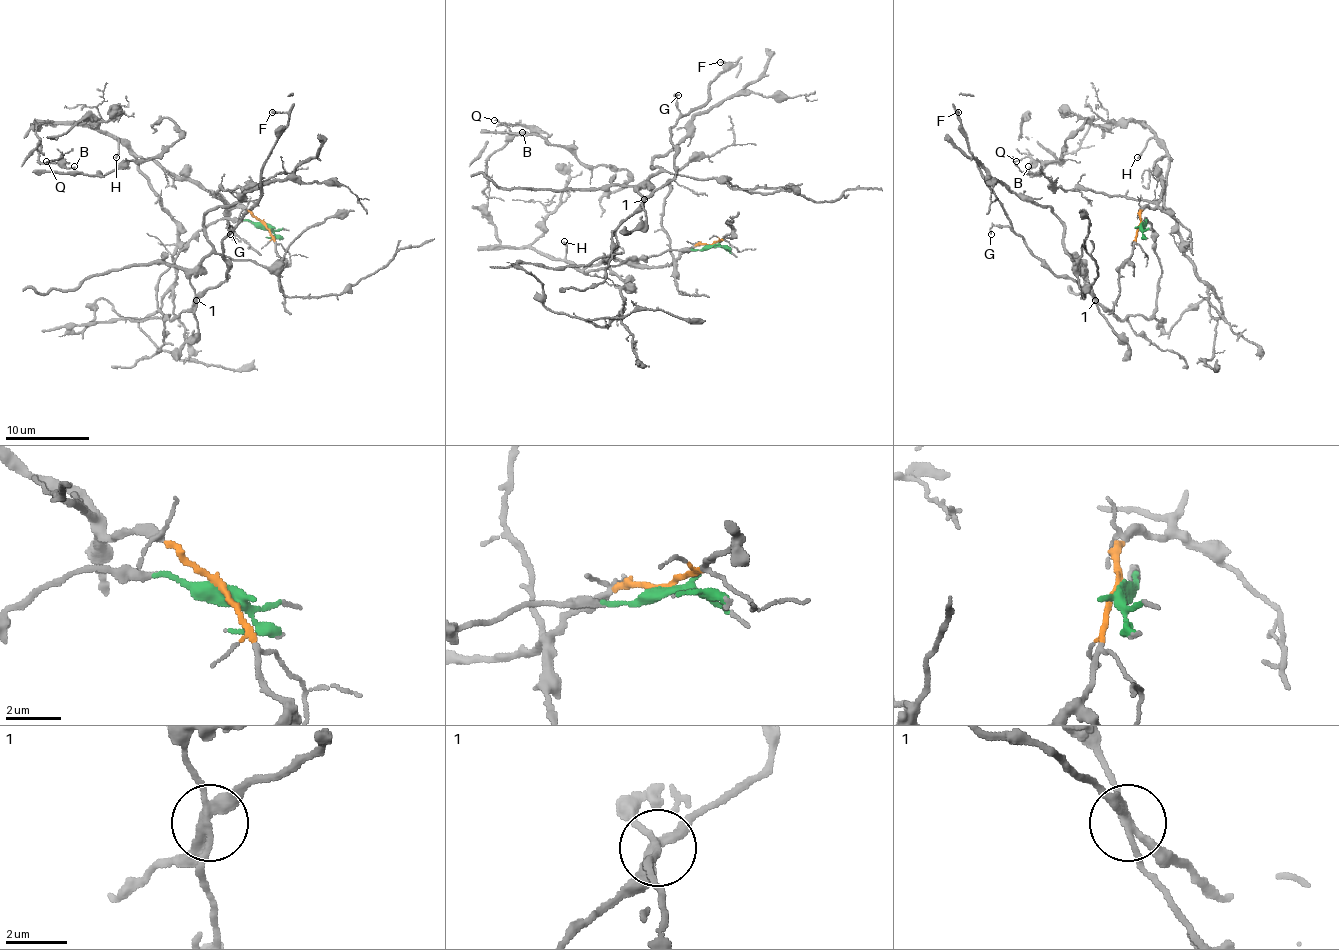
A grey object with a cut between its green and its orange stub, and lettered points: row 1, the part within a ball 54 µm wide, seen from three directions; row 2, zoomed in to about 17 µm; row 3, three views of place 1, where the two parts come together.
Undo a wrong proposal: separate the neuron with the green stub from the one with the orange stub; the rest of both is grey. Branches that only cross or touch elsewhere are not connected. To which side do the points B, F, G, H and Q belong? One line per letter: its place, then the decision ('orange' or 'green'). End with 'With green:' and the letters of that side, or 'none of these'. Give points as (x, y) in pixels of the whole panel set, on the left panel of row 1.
B: place (74, 166); orange
F: place (272, 112); green
G: place (230, 234); green
H: place (116, 157); orange
Q: place (46, 161); orange
With green: F, G

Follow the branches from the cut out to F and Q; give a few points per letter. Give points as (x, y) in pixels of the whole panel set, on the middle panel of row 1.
F: (713, 245), (605, 262), (622, 224), (675, 175), (671, 129), (709, 99), (709, 87), (736, 63), (719, 61)
Q: (713, 245), (666, 266), (603, 259), (578, 270), (504, 247), (485, 194), (489, 158), (510, 133), (493, 120)

